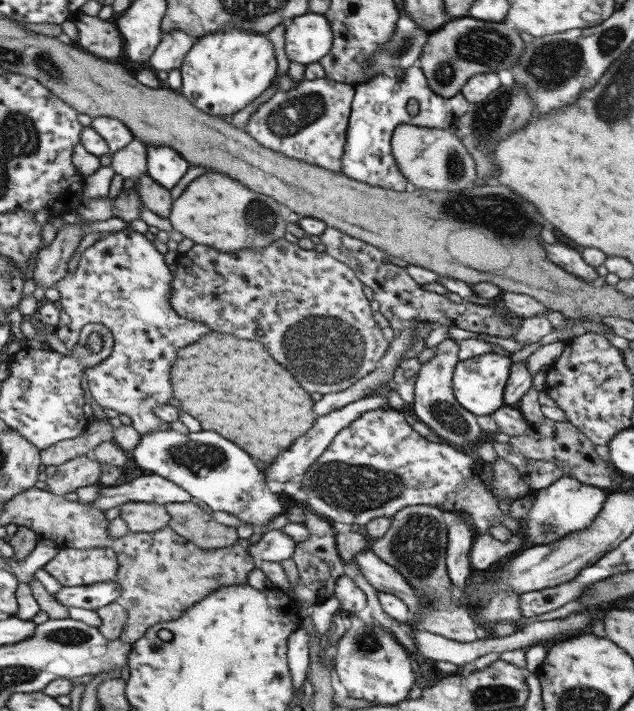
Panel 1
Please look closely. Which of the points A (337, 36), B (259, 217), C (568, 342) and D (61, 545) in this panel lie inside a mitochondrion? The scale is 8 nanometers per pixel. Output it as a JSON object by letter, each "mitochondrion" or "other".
{"A":"other","B":"mitochondrion","C":"other","D":"other"}

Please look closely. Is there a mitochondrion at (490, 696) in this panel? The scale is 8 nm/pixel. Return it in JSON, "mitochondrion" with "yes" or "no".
{"mitochondrion":"yes"}

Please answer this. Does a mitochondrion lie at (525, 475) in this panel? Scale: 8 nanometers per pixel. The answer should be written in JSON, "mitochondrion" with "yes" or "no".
{"mitochondrion":"no"}

